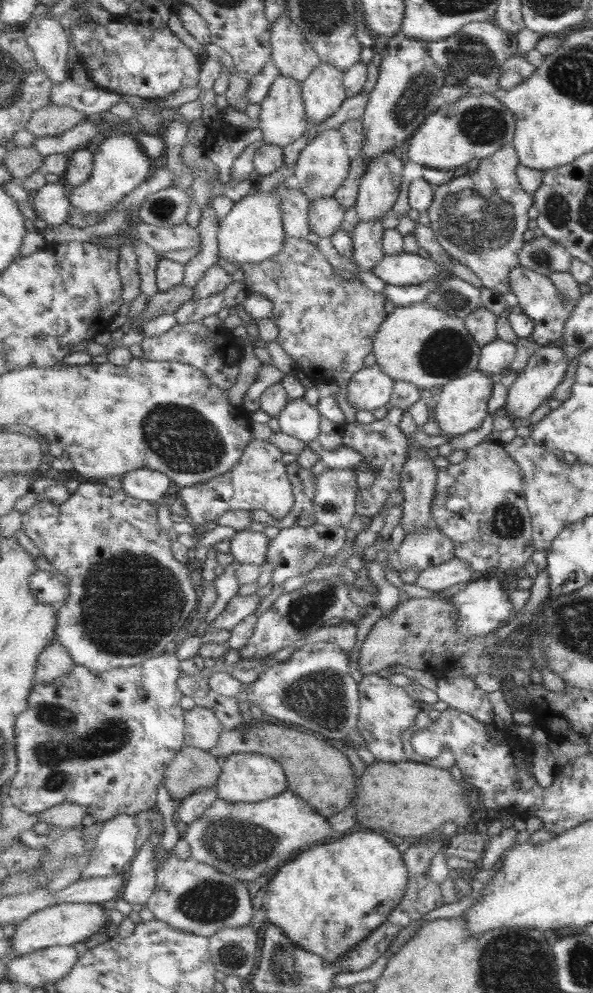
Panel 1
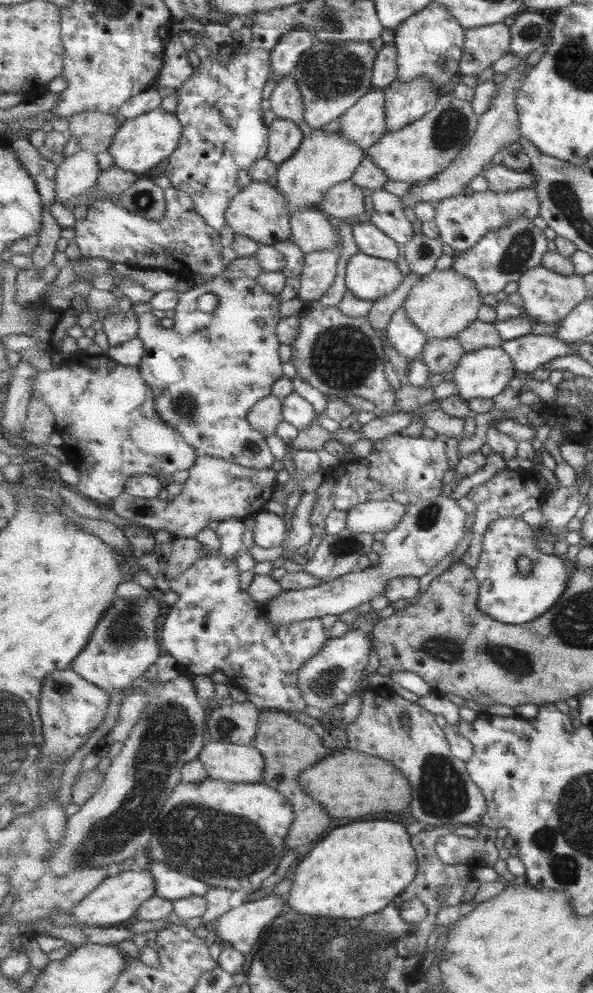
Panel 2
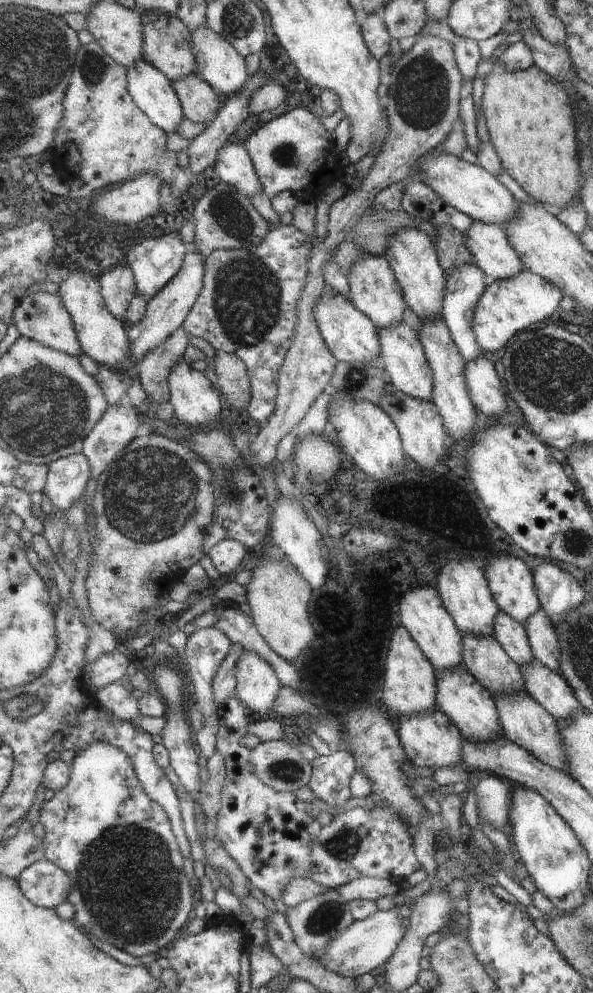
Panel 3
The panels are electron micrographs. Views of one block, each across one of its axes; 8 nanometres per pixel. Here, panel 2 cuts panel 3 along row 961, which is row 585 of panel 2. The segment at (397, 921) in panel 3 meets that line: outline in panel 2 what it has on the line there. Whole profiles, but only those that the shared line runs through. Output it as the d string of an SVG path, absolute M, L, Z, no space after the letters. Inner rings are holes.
M443 496L421 500L417 504L408 505L407 514L399 526L386 534L382 541L383 548L379 553L377 565L369 565L363 570L353 570L328 583L307 587L301 590L282 590L273 600L261 603L265 607L265 615L275 627L303 621L307 619L334 614L338 616L355 611L363 602L373 600L377 594L387 590L387 582L399 576L423 578L433 572L439 562L443 562L459 542L463 540L467 526L467 512L453 498Z

